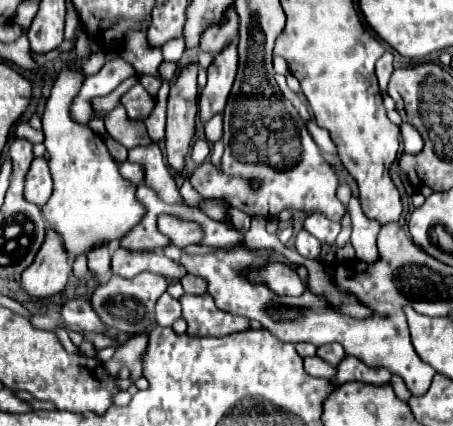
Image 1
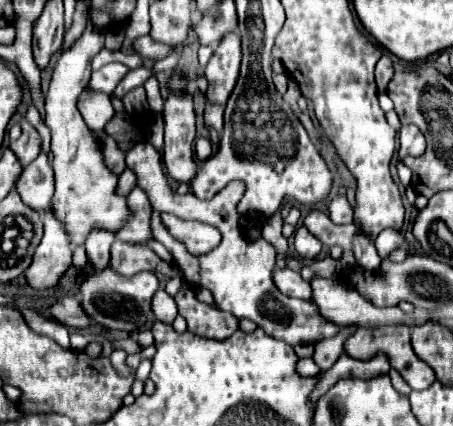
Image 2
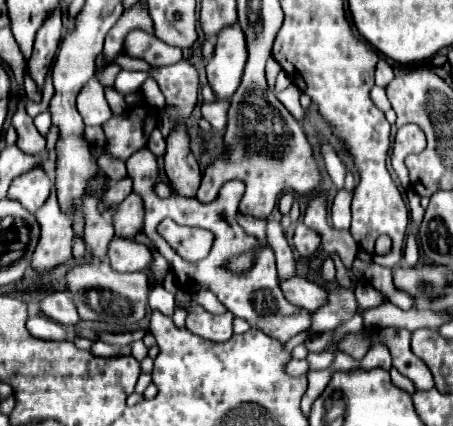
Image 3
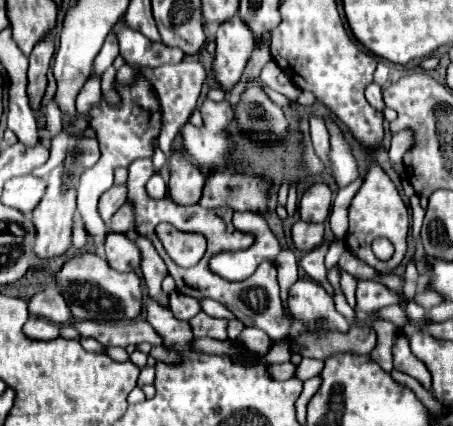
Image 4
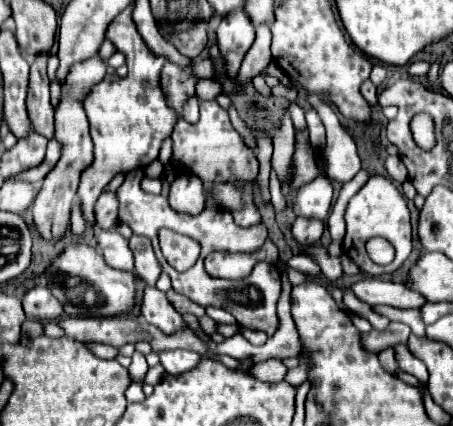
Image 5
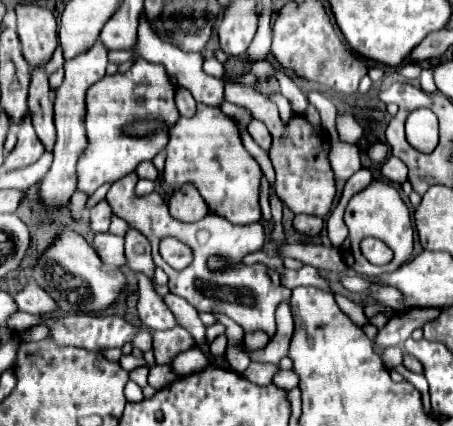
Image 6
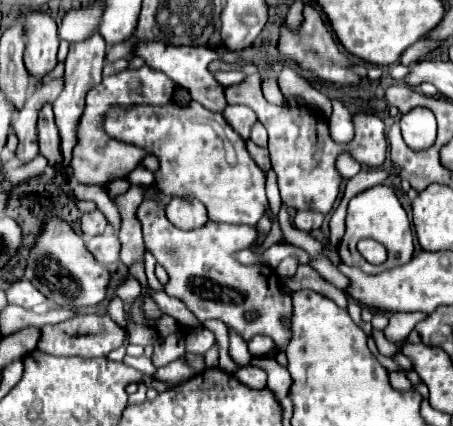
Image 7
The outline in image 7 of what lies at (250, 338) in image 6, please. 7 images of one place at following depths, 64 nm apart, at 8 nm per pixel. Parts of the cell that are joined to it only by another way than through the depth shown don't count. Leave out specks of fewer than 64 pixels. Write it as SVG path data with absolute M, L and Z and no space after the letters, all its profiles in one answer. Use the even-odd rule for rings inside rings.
M254 336L252 340L247 342L248 350L253 357L260 357L271 352L274 342L267 336Z

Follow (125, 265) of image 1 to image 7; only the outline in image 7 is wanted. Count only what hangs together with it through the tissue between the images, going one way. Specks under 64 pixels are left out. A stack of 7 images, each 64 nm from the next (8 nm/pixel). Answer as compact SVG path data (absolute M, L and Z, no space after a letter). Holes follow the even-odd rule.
M106 232L106 234L90 238L90 242L86 242L86 248L92 252L92 256L100 264L110 264L110 262L118 260L120 242L118 242L118 236L114 232Z

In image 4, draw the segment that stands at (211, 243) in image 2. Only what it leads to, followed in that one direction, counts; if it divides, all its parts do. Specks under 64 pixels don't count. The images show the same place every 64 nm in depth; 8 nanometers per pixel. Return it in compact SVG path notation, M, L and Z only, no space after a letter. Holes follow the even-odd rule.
M162 224L162 244L174 264L180 268L198 264L198 260L206 252L206 238L202 234L180 232L170 224Z

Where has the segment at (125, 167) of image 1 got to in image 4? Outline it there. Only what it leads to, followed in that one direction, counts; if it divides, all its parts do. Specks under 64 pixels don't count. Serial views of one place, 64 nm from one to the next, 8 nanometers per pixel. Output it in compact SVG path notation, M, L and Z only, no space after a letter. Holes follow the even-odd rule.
M112 186L108 192L100 196L98 212L106 224L110 224L112 216L118 212L118 208L126 202L126 186Z

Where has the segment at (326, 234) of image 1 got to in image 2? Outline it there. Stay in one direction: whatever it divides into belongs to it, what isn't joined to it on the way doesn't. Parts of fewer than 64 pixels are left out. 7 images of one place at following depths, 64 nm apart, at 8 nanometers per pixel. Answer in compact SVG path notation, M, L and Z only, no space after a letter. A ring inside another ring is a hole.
M310 212L304 218L304 226L324 244L324 246L340 246L343 249L343 267L356 265L353 253L353 236L356 226L352 224L336 225L324 212Z

